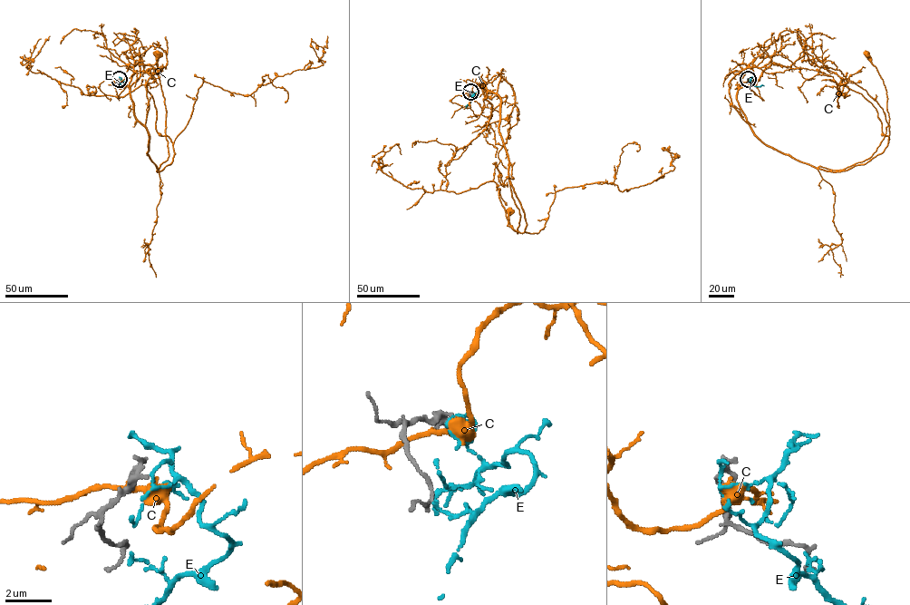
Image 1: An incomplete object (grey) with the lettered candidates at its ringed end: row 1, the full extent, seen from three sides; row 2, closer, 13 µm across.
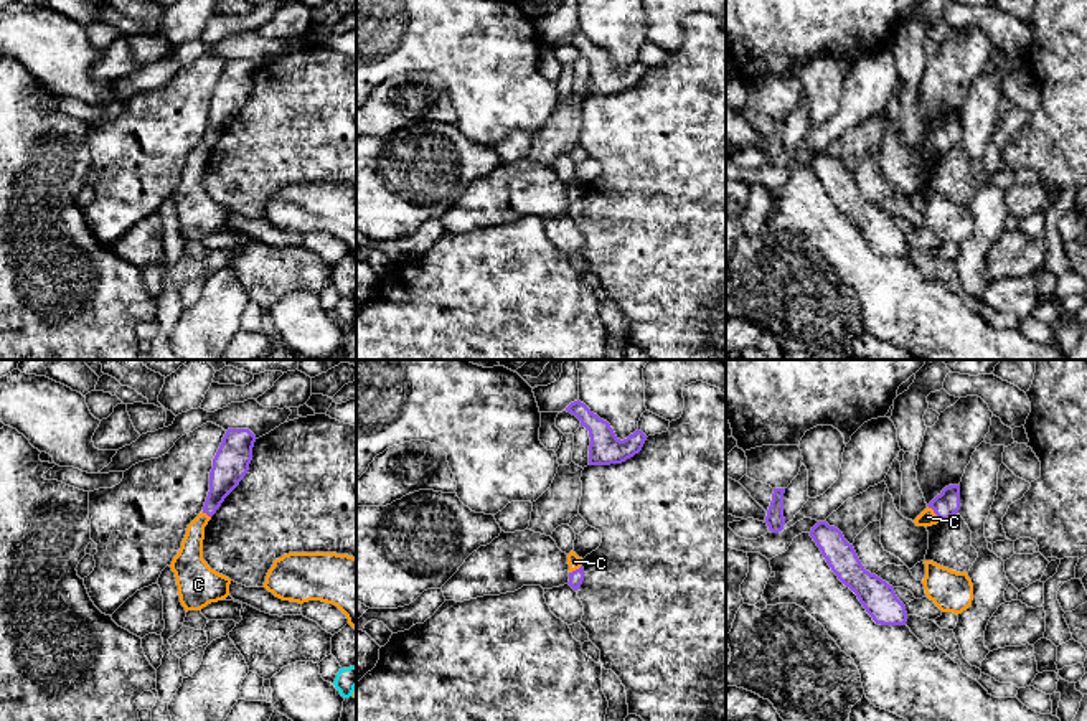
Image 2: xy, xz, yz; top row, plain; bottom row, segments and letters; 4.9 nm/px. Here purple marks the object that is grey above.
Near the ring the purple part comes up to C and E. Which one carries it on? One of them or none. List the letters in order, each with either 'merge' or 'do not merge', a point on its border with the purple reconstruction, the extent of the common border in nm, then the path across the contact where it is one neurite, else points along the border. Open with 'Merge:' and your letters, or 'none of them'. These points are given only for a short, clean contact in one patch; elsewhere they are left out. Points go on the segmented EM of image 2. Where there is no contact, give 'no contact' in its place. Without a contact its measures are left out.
Merge: C
C: merge; contact yz (934, 512); length 100 nm; way yz (947, 504), (934, 512), (927, 517)
E: do not merge; no contact

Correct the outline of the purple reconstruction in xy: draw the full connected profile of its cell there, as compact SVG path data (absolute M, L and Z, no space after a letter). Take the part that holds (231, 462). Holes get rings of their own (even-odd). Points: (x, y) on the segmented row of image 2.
M249 429L226 431L213 459L203 511L188 525L181 548L170 564L186 612L201 610L229 596L231 579L211 569L203 559L205 526L247 474L254 442L256 436Z

